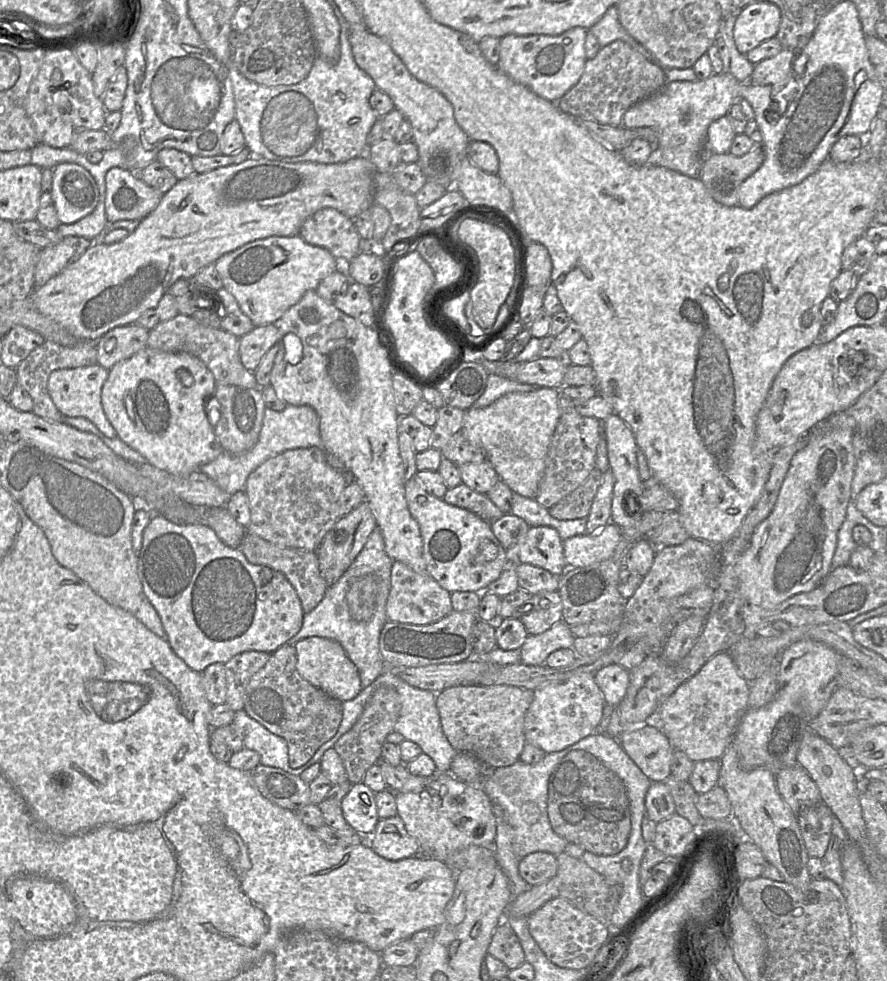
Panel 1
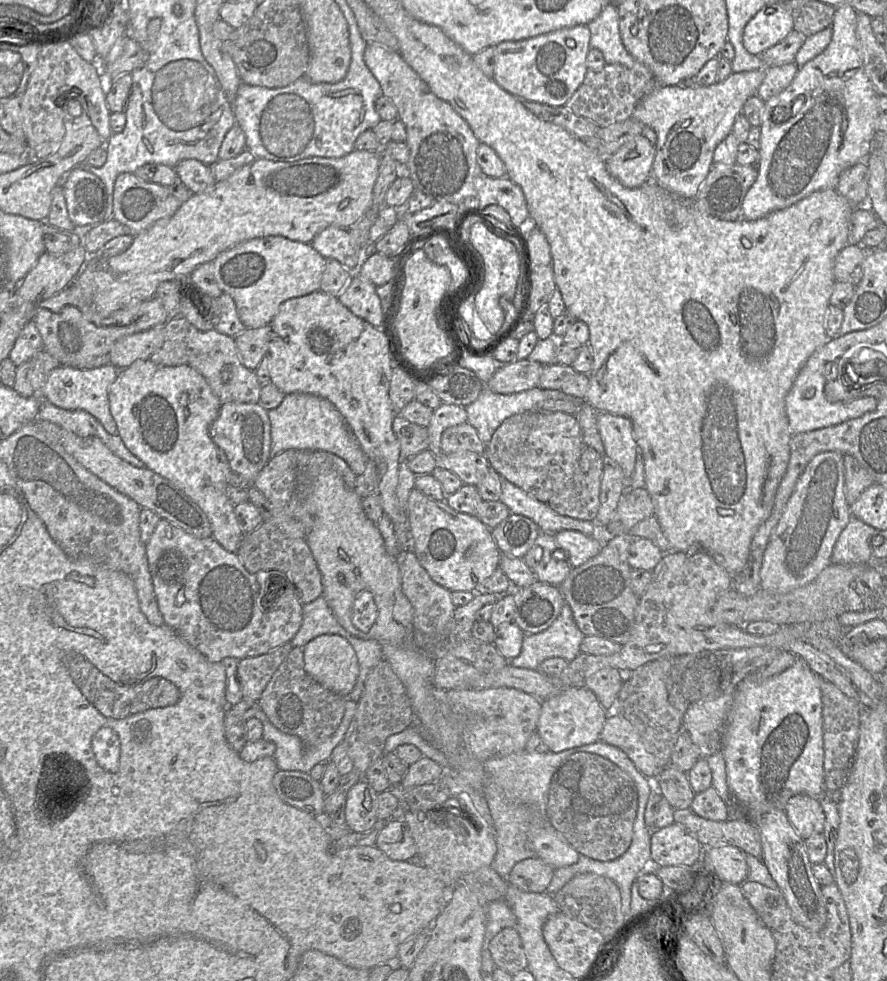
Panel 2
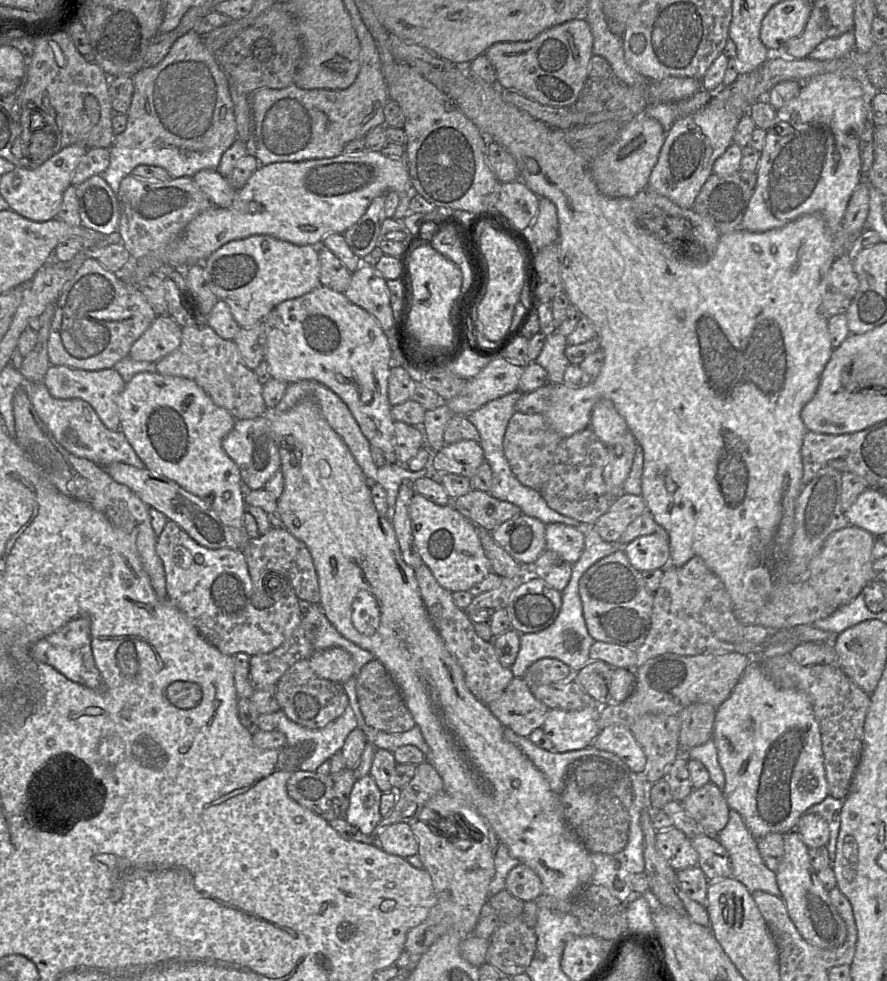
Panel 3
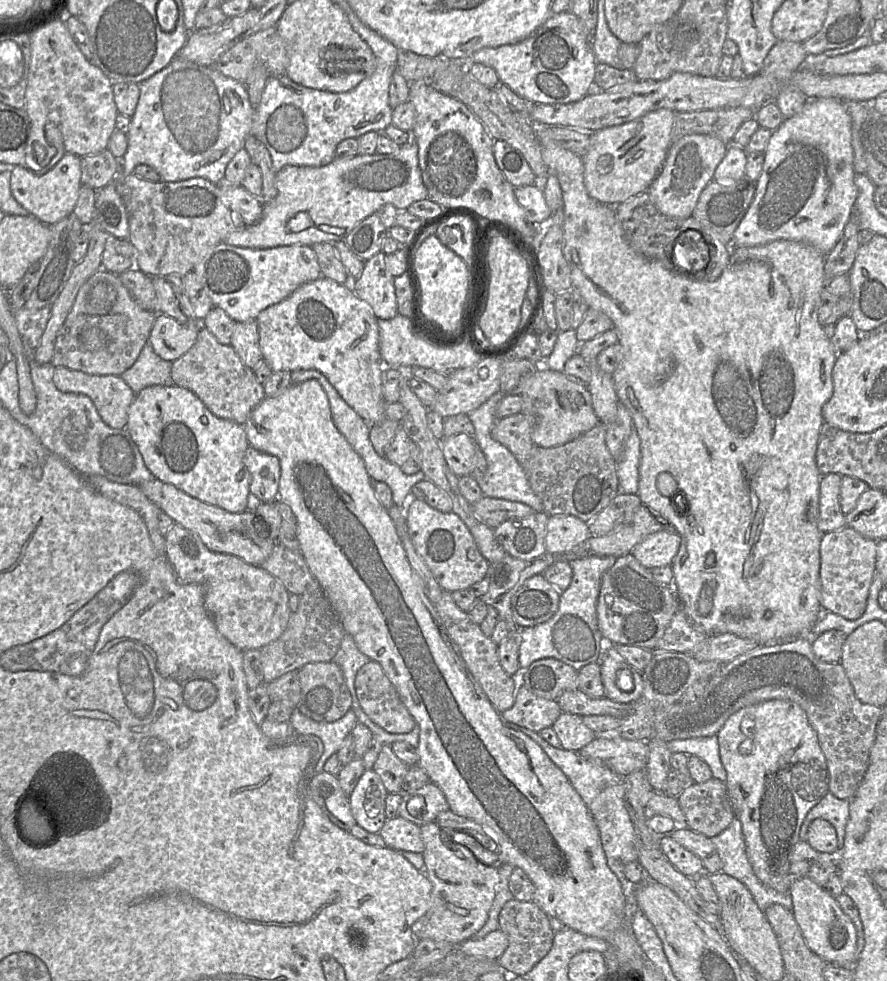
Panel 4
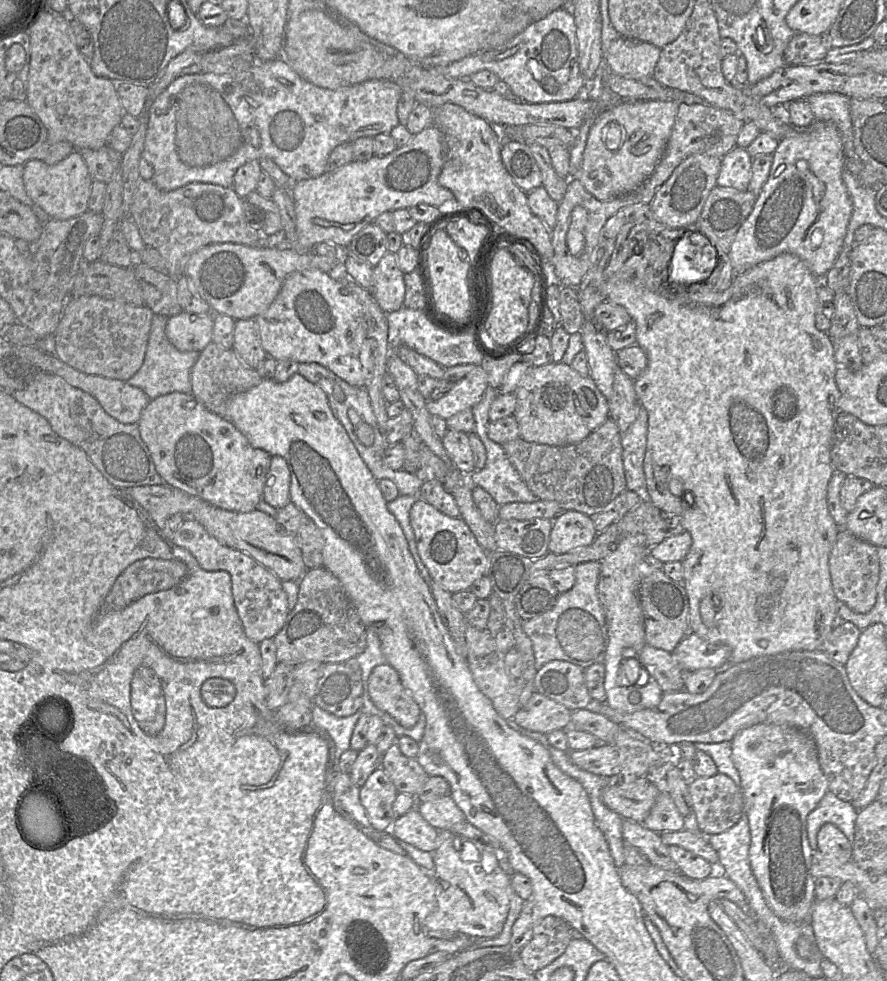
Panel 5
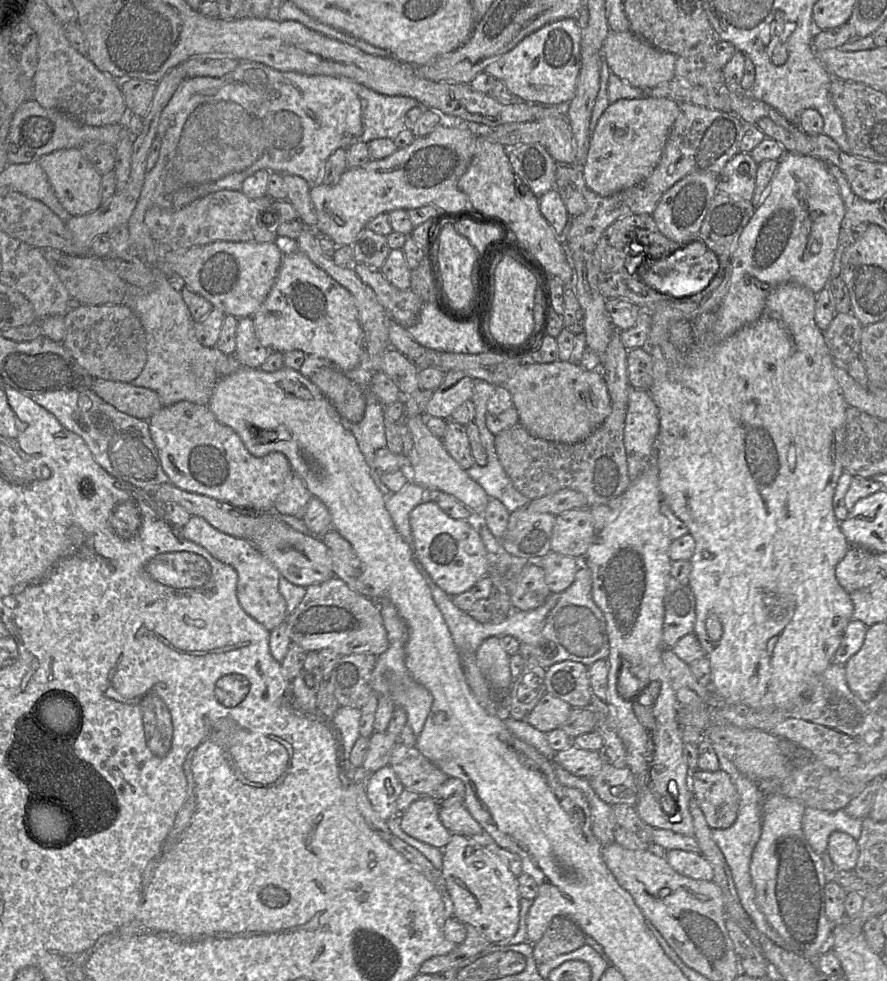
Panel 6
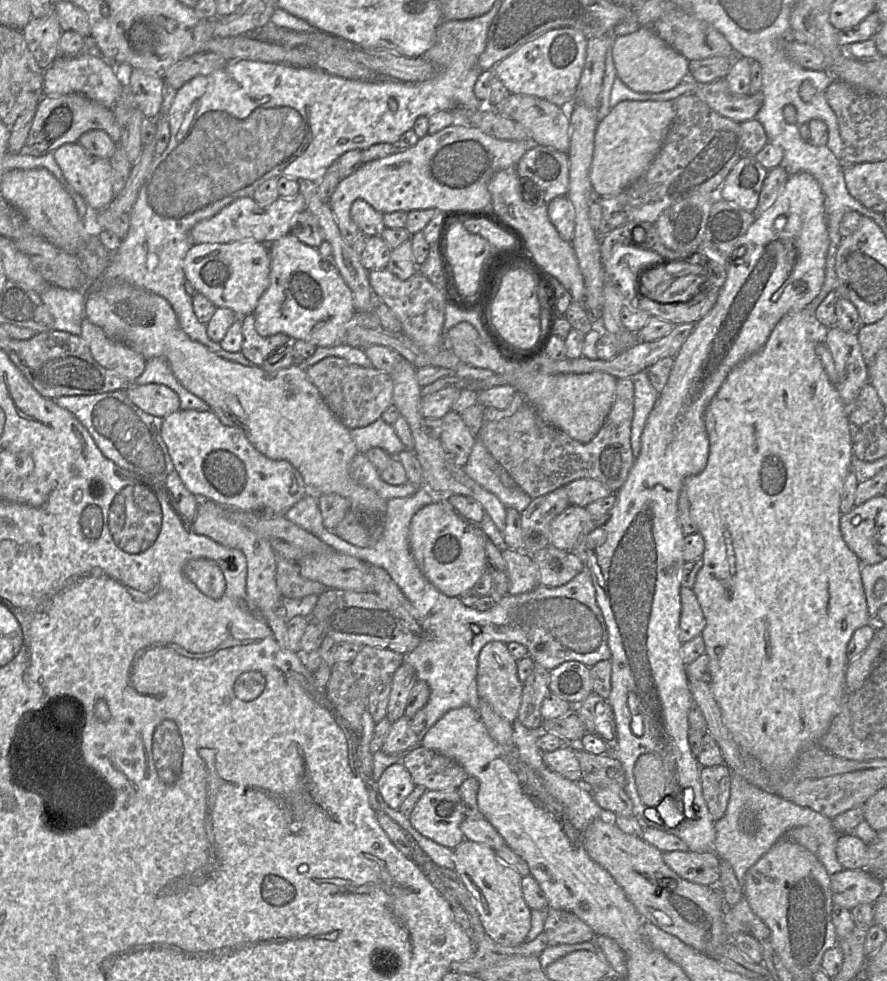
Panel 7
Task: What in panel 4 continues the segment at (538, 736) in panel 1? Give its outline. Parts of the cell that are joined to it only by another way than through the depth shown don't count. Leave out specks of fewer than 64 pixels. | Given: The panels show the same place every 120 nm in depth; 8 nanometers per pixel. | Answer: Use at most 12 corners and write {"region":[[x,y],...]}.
{"region":[[562,712],[553,724],[561,747],[580,751],[596,737],[583,717]]}

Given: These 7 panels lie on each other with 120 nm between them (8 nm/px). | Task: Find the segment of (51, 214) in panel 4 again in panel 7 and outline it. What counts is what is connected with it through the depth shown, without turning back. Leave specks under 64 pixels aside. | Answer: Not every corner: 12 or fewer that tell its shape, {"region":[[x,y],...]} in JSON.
{"region":[[68,143],[53,152],[94,210],[114,199],[110,159]]}

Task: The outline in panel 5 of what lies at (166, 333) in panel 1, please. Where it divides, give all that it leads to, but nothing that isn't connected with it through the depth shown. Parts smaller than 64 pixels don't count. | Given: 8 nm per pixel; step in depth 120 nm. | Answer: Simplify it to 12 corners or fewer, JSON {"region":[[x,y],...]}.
{"region":[[211,341],[191,371],[191,394],[225,416],[263,379],[234,349]]}

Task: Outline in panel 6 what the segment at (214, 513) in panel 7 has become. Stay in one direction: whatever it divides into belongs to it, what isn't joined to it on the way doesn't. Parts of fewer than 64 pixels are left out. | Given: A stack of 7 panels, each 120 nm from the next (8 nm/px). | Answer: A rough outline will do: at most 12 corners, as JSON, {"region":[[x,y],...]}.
{"region":[[192,516],[179,534],[232,566],[244,611],[287,617],[281,574],[250,541]]}

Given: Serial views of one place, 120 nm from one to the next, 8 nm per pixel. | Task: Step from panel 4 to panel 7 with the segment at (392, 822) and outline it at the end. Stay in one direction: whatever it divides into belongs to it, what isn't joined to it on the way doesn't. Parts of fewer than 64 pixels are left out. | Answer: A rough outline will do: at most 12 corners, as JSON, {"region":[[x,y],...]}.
{"region":[[457,789],[426,790],[409,821],[454,850],[465,839]]}

